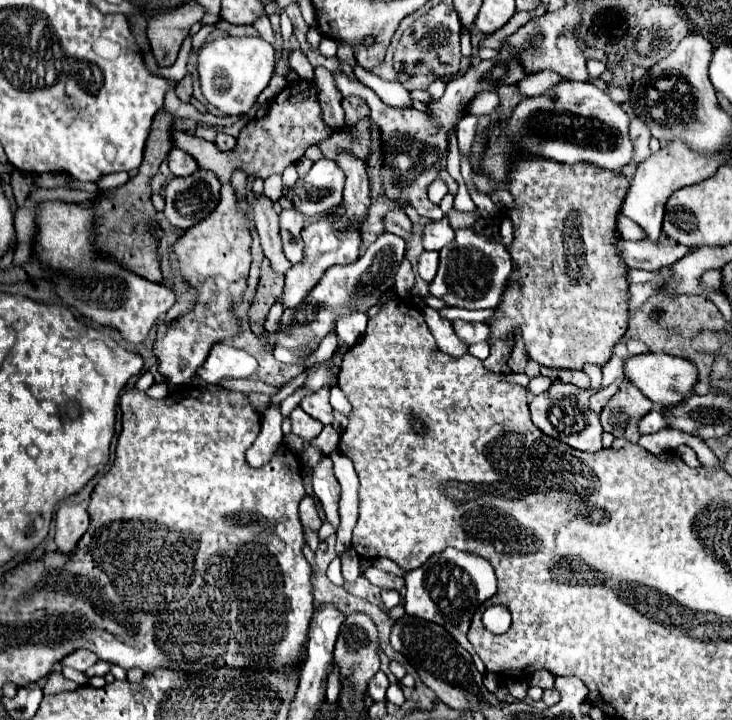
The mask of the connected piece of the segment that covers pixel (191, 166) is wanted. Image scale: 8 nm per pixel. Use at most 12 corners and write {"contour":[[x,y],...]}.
{"contour":[[181,148],[169,152],[173,176],[189,176],[197,170],[195,158]]}

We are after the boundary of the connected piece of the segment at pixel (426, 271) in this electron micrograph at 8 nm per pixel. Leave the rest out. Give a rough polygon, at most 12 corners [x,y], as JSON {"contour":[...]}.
{"contour":[[423,252],[419,274],[431,282],[439,268],[439,252]]}

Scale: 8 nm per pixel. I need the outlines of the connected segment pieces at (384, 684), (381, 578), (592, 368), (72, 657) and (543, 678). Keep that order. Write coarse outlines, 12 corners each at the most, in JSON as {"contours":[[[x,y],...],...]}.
{"contours":[[[379,671],[369,682],[367,692],[374,702],[386,699],[386,674]],[[374,566],[360,568],[373,585],[401,590],[403,578],[381,574]],[[585,365],[583,372],[593,388],[601,388],[602,371],[596,365]],[[75,650],[61,660],[71,666],[85,672],[97,658],[89,650]],[[541,670],[528,679],[530,686],[554,689],[555,676]]]}

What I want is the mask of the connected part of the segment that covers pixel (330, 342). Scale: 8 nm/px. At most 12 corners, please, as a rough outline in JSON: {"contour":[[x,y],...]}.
{"contour":[[335,332],[325,336],[305,362],[309,368],[333,356],[338,345]]}

